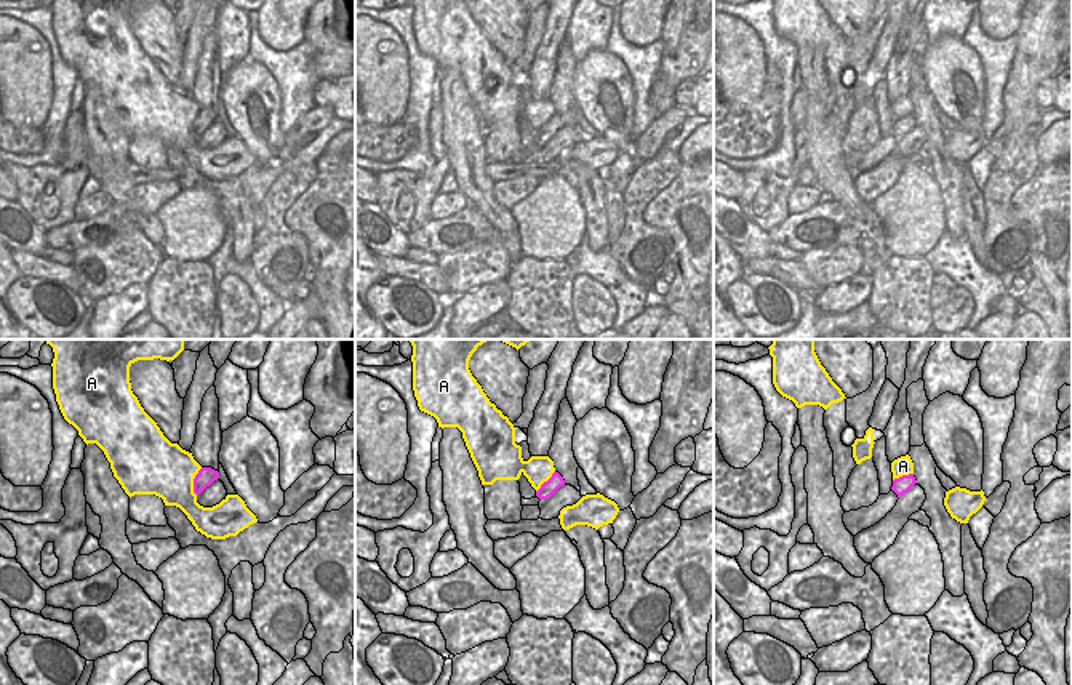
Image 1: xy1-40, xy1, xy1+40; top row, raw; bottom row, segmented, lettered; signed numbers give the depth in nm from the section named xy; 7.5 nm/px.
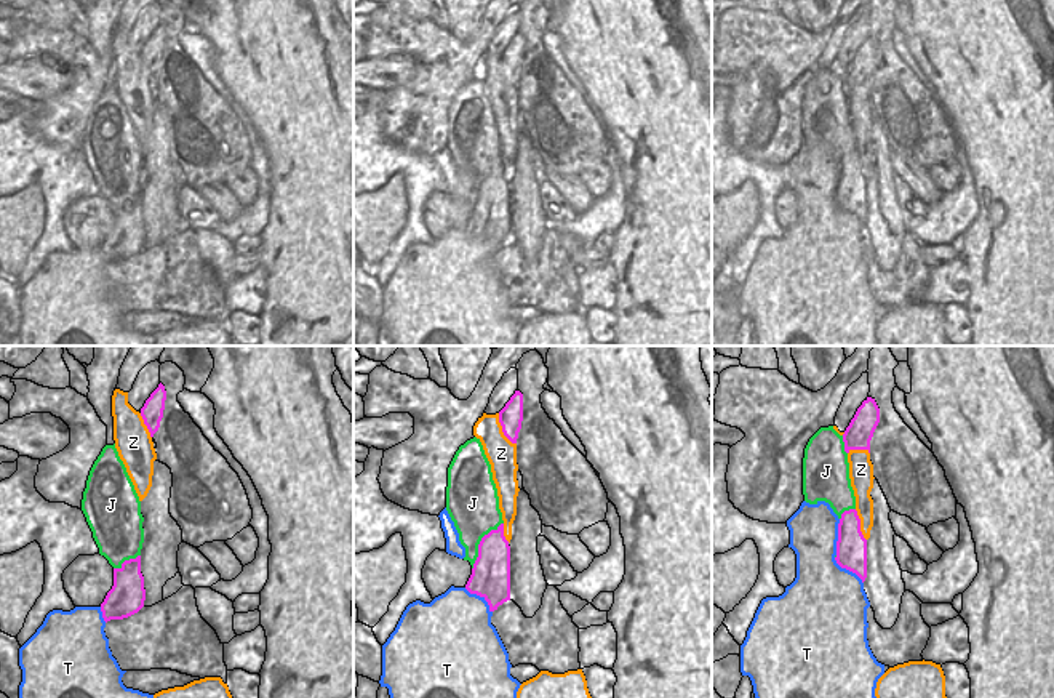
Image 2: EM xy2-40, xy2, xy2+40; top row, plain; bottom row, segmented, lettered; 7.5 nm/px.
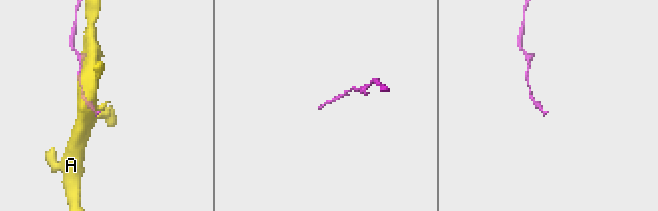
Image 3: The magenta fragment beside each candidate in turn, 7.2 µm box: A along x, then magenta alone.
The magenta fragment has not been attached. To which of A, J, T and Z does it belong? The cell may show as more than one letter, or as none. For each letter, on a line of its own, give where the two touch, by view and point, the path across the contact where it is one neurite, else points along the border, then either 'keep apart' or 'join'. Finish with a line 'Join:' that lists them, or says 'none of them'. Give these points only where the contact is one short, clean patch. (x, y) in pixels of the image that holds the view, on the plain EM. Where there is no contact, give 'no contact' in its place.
A: contact xy1-40 (194, 124); keep apart
J: contact xy2 (480, 184); keep apart
T: contact xy2+40 (838, 178); keep apart
Z: contact xy2 (503, 71); keep apart
Join: none of them

